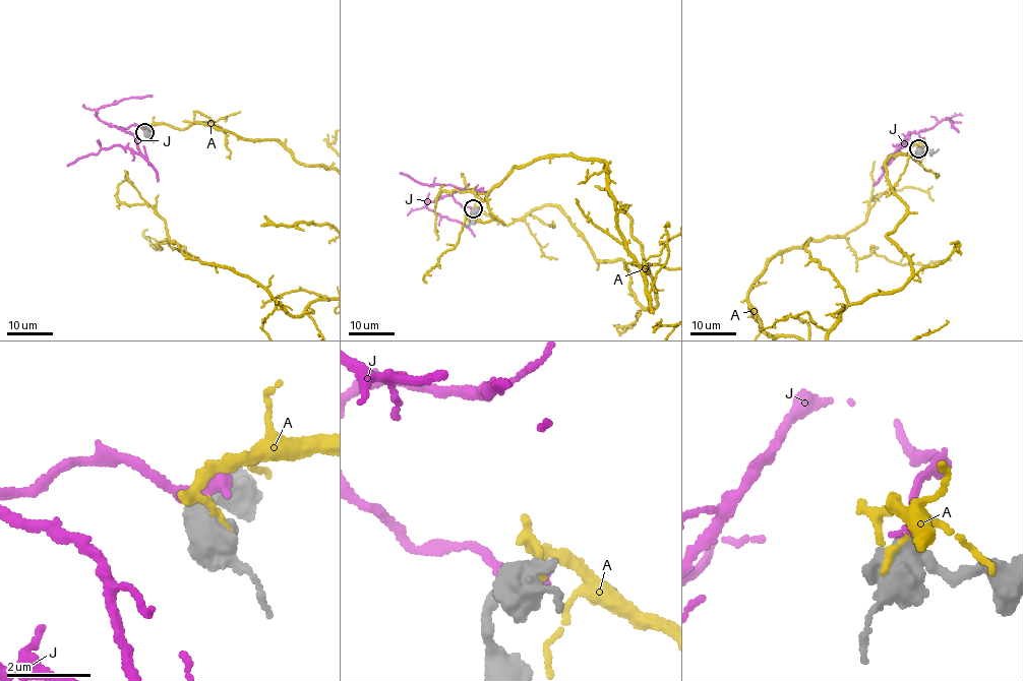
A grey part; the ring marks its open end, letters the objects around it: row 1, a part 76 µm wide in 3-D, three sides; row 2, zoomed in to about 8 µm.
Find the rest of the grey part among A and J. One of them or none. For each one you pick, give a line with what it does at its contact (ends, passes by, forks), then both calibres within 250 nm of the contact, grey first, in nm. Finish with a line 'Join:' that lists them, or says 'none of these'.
Join: none of these

